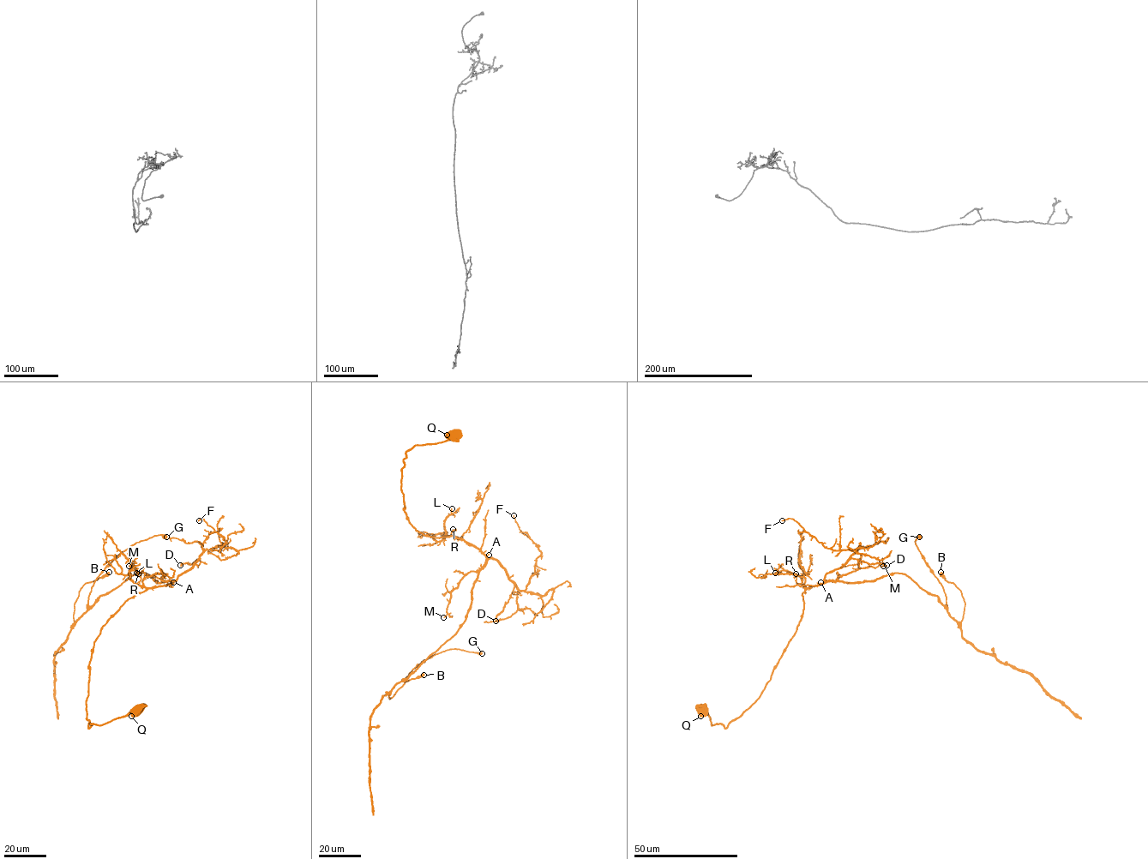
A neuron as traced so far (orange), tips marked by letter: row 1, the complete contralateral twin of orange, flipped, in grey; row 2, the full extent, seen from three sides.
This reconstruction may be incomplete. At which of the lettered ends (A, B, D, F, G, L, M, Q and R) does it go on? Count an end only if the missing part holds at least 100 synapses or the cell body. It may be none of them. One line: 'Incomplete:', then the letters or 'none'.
Incomplete: none

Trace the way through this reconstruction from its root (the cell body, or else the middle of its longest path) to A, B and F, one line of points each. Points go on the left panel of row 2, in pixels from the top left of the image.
A: (139, 709), (88, 728), (87, 698), (92, 651), (101, 627), (128, 599), (149, 588), (173, 582)
B: (139, 709), (88, 728), (92, 651), (128, 599), (171, 582), (132, 574), (75, 621), (81, 588), (109, 572)
F: (139, 709), (88, 728), (94, 641), (128, 599), (174, 581), (204, 550), (219, 550), (225, 541), (199, 520)

